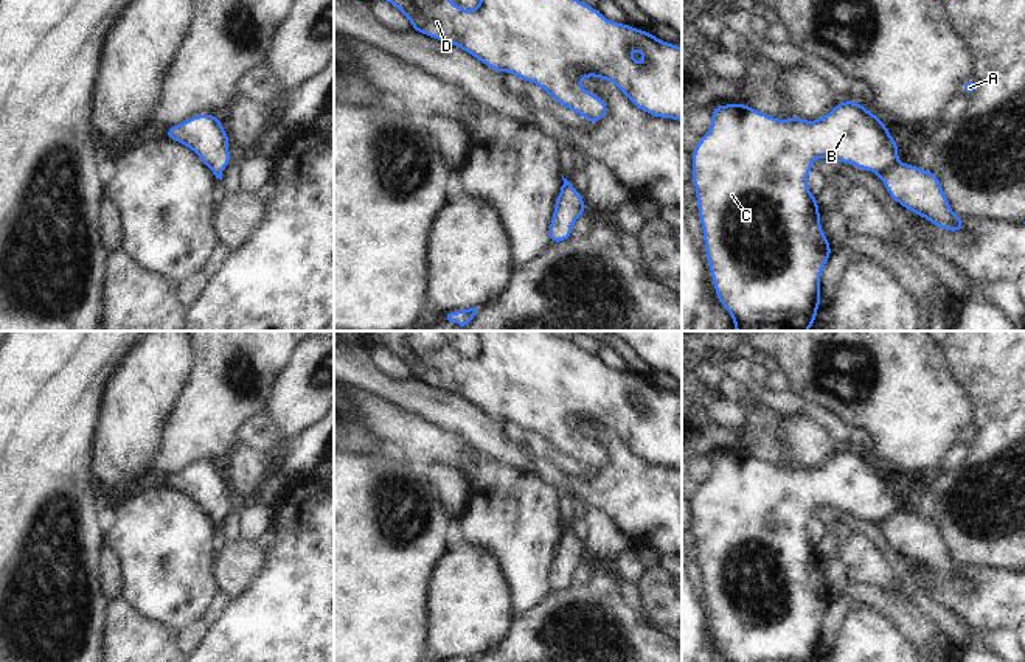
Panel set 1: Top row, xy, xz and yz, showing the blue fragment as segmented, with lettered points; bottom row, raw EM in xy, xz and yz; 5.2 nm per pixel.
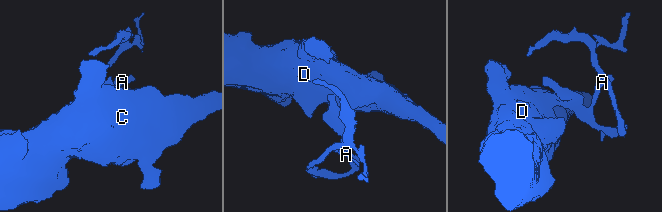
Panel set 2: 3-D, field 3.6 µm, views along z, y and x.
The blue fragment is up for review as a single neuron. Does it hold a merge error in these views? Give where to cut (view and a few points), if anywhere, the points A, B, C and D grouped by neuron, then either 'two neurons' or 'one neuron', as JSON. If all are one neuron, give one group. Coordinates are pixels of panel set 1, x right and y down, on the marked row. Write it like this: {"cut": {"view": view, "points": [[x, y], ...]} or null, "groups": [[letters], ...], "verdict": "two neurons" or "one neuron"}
{"cut": {"view": "yz", "points": [[896, 163], [881, 176]]}, "groups": [["A"], ["B", "C", "D"]], "verdict": "two neurons"}

